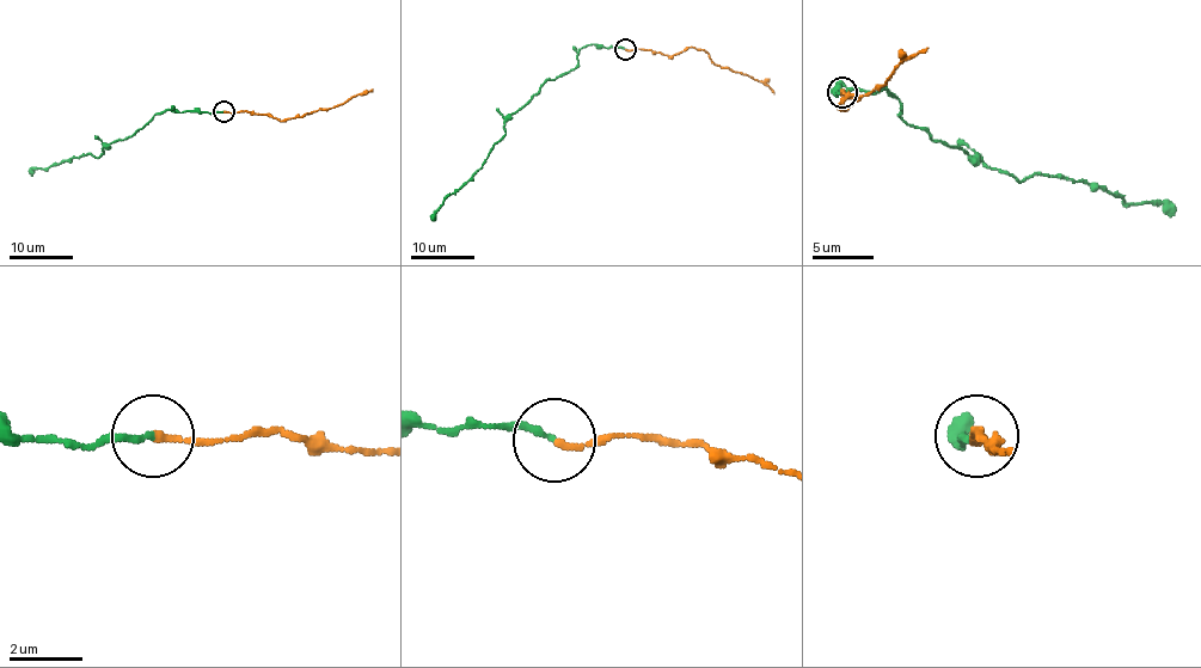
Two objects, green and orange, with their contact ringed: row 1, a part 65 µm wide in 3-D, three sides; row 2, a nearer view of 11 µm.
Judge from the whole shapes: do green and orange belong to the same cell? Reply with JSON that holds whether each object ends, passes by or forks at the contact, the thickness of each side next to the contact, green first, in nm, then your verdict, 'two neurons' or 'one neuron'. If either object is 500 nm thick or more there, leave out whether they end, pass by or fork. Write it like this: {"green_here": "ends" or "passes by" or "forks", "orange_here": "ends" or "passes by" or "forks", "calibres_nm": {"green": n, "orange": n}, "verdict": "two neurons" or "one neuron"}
{"green_here": "ends", "orange_here": "ends", "calibres_nm": {"green": 160, "orange": 190}, "verdict": "one neuron"}

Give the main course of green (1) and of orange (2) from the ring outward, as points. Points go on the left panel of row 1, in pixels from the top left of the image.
1: (224, 111), (166, 110), (132, 136), (116, 140), (97, 157), (85, 154), (31, 173)
2: (224, 111), (249, 111), (281, 121), (345, 103), (372, 90)

